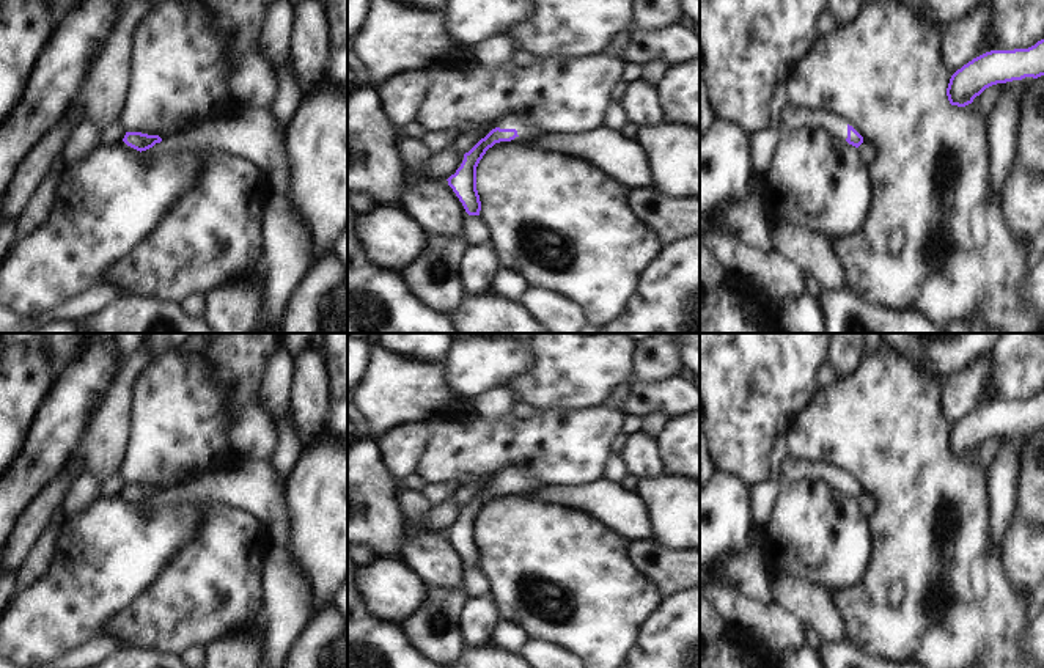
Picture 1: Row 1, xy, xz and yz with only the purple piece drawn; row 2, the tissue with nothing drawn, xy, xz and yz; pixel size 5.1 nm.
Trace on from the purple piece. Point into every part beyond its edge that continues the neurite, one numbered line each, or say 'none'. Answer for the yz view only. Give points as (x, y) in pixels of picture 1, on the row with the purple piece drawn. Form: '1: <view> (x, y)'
1: yz (791, 117)

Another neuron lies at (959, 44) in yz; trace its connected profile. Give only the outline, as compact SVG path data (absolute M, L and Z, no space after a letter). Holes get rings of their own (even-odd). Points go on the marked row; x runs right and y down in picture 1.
M989 5L980 6L964 20L940 33L940 66L954 74L964 64L978 57L989 20Z

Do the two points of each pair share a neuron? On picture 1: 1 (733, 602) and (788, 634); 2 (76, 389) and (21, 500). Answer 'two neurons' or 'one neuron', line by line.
1: one neuron
2: one neuron

